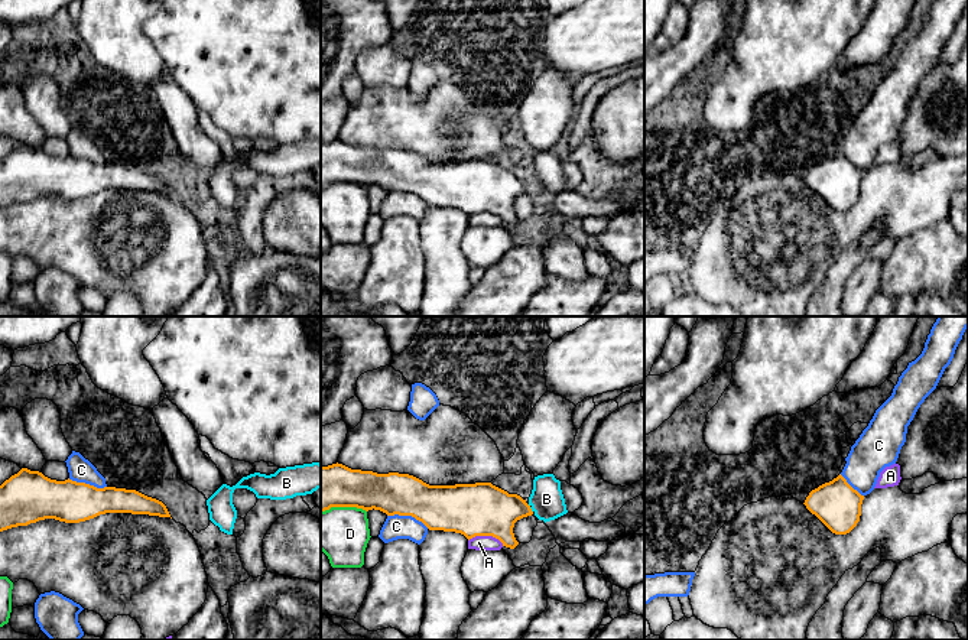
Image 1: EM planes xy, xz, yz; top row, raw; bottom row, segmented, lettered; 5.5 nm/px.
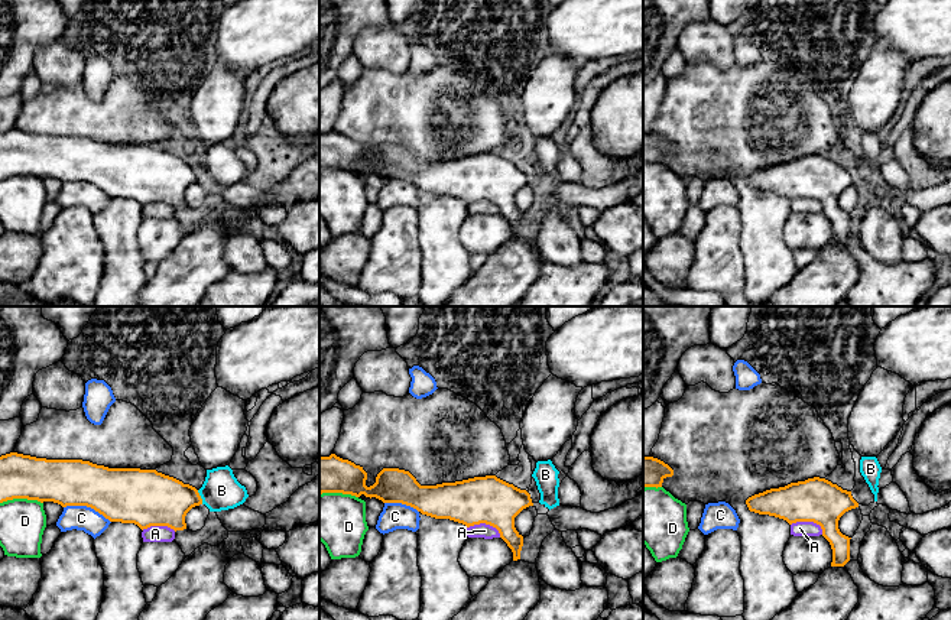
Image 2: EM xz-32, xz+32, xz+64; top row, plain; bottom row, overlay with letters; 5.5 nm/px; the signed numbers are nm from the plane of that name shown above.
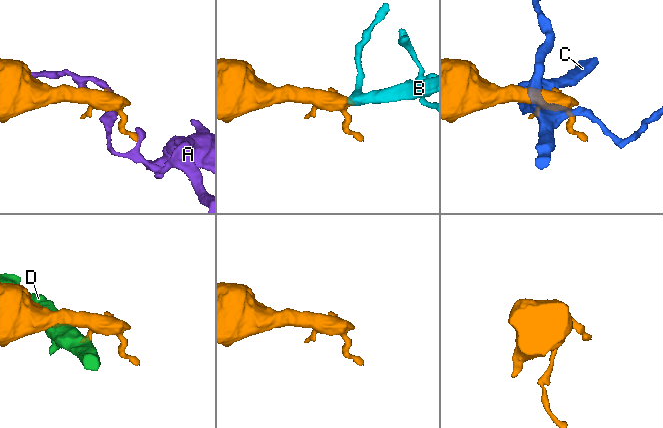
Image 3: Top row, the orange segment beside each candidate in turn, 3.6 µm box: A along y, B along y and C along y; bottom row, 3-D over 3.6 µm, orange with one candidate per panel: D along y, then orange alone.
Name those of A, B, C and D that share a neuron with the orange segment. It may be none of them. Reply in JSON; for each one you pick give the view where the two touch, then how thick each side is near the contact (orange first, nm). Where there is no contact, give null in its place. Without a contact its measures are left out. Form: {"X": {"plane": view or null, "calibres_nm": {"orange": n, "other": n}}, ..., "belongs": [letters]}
{"B": {"plane": "xz", "calibres_nm": {"orange": 280, "other": 190}}, "belongs": ["B"]}

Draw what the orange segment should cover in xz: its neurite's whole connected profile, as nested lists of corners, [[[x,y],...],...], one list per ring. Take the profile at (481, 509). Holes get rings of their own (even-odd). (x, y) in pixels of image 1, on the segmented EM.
[[[342,464],[321,467],[321,511],[331,507],[380,510],[387,516],[412,516],[429,530],[455,532],[468,540],[493,536],[514,549],[514,523],[535,514],[550,522],[568,513],[561,481],[537,475],[529,500],[491,483],[429,485],[399,472],[377,474]]]

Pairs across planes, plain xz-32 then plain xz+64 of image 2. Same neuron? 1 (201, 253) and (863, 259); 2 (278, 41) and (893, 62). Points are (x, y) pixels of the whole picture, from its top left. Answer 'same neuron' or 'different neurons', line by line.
1: different neurons
2: different neurons

